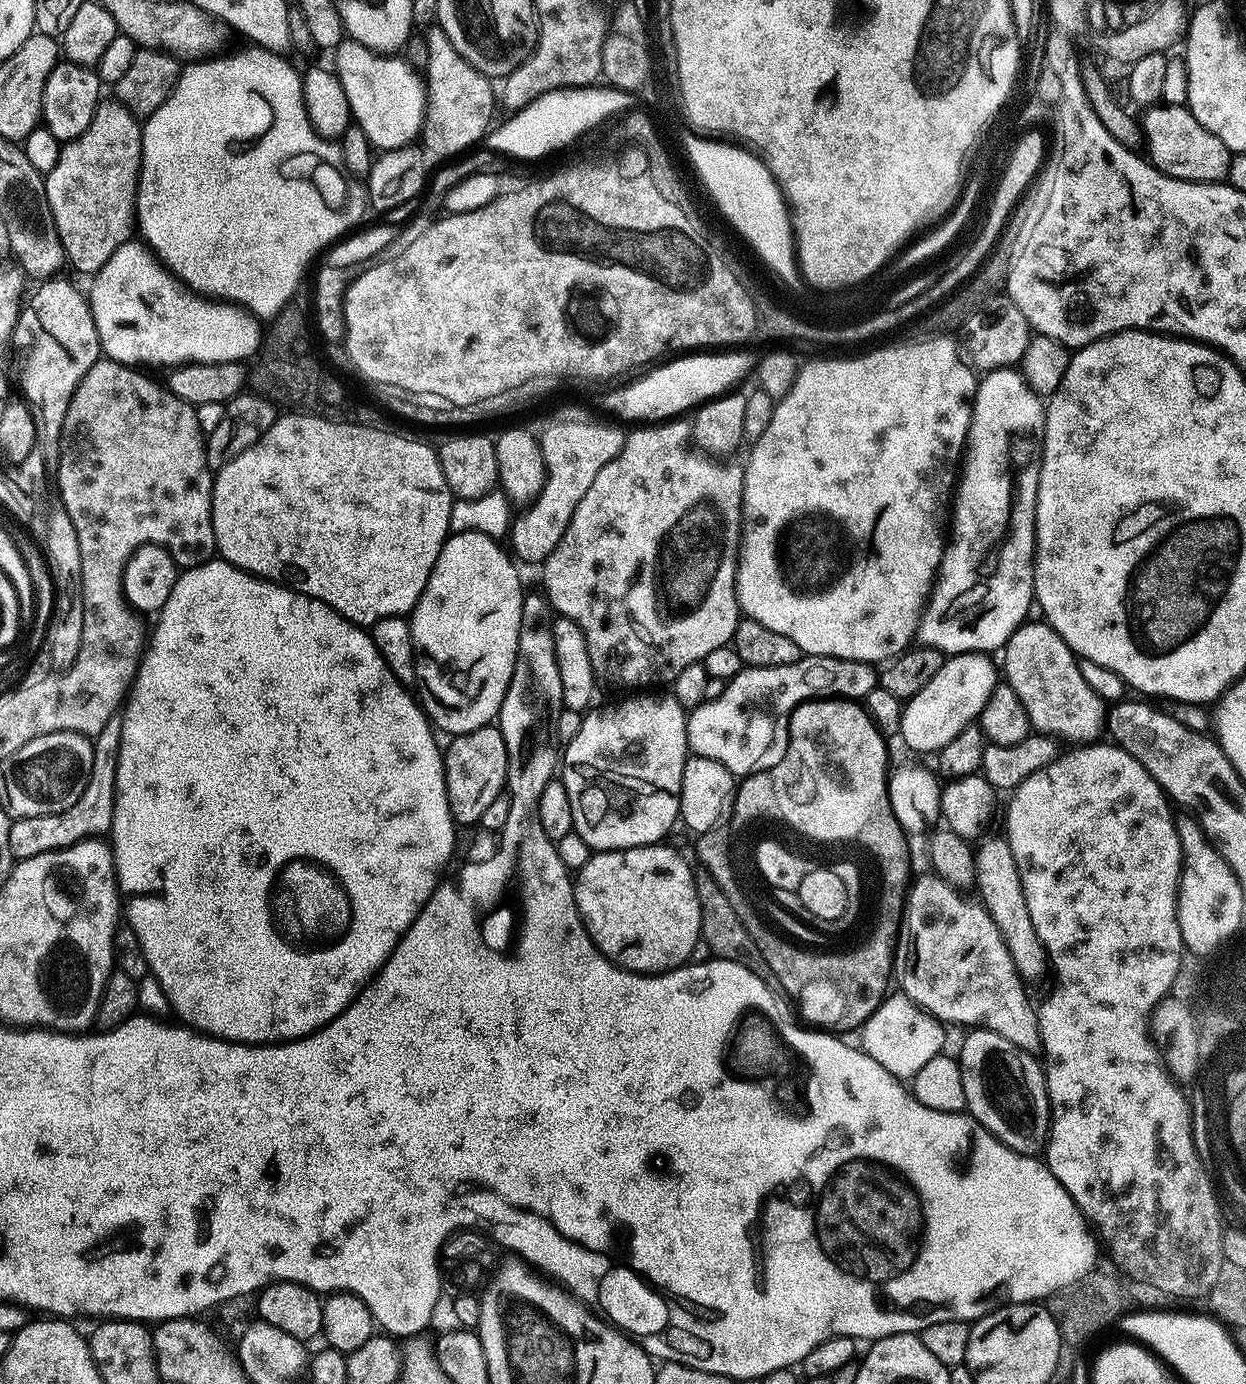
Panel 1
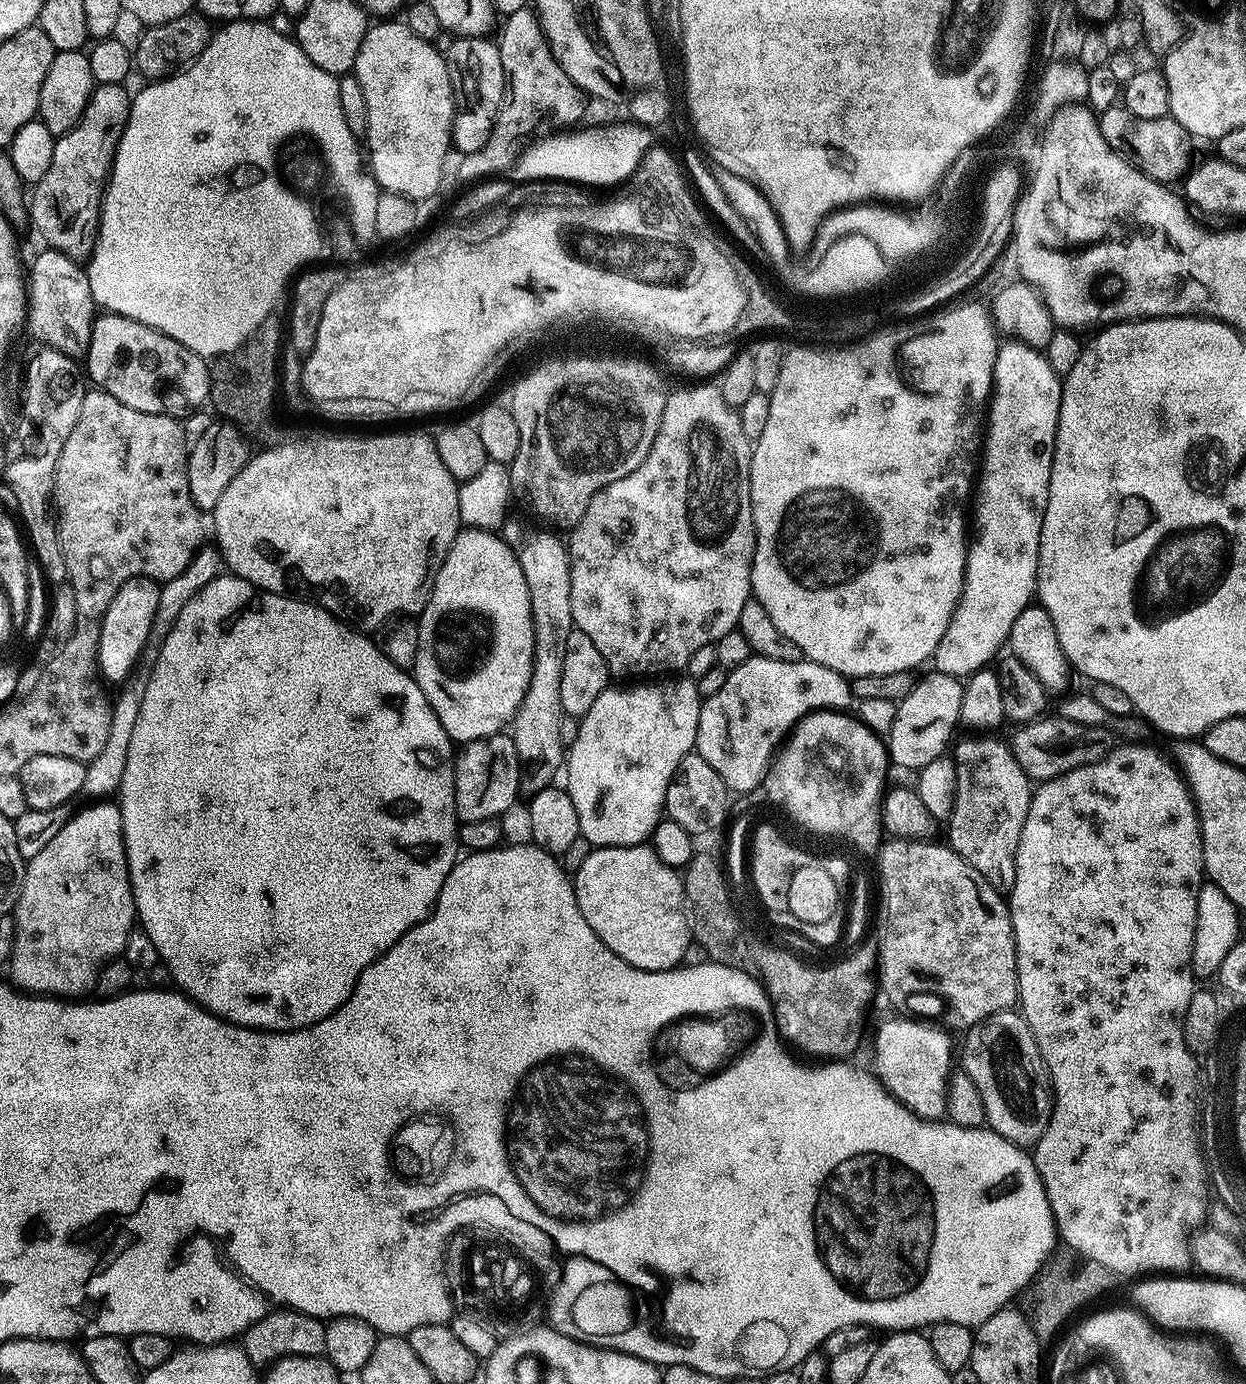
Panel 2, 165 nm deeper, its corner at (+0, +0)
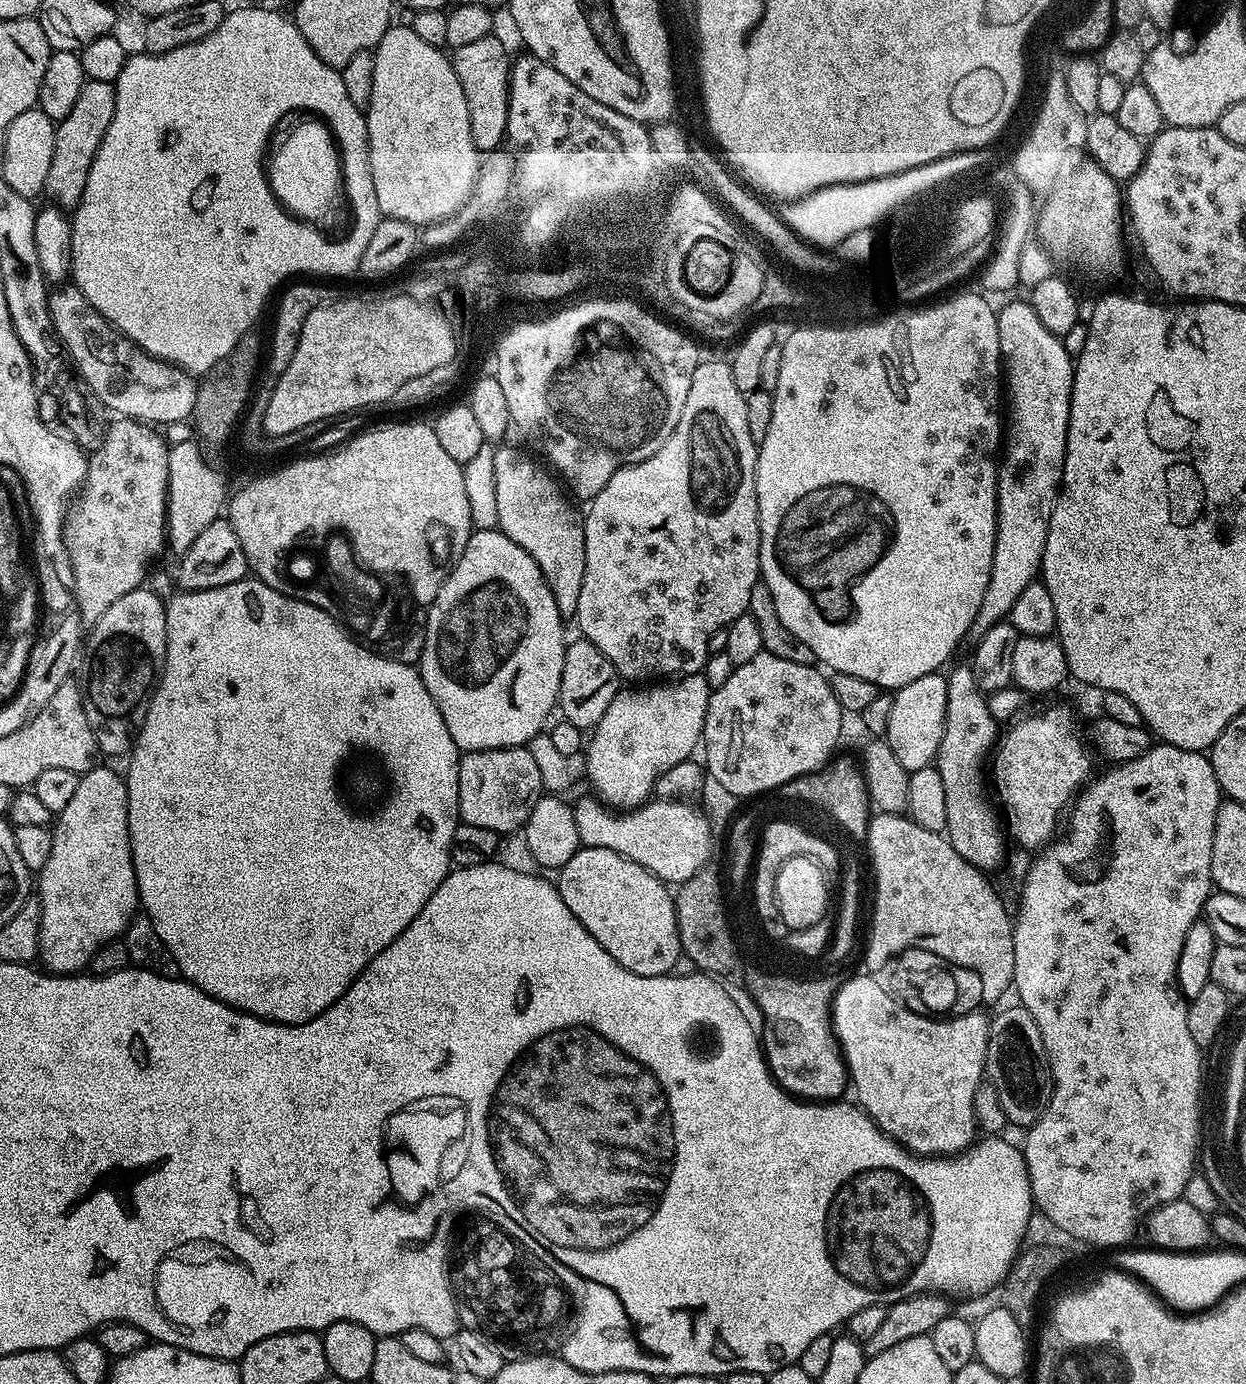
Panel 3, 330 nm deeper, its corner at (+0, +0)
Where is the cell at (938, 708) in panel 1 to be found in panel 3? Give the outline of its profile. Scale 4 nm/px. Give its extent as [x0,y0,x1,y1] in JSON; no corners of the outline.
[886,672,947,774]

